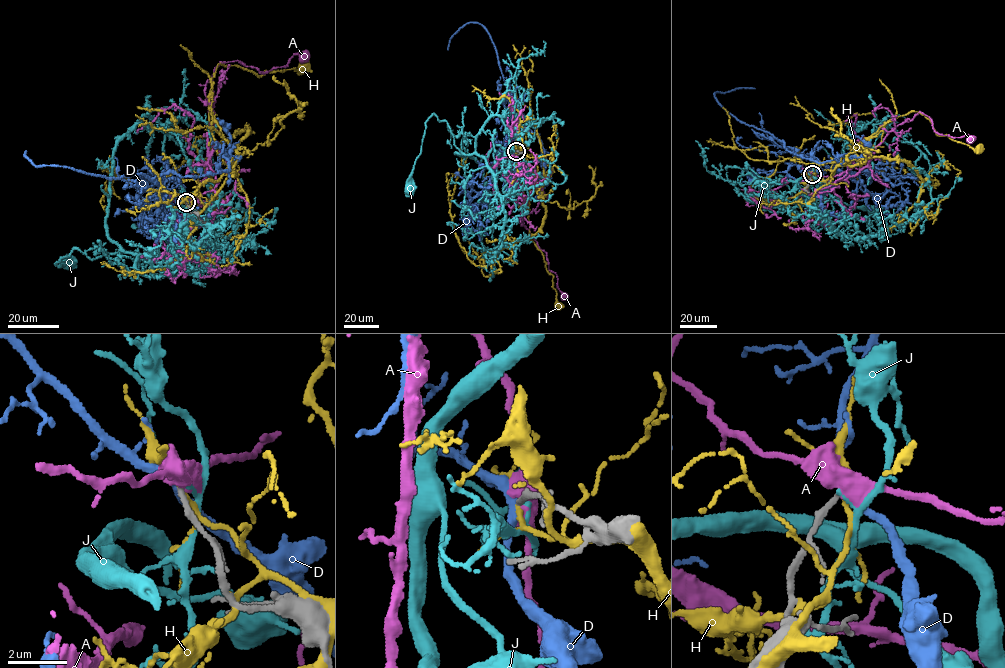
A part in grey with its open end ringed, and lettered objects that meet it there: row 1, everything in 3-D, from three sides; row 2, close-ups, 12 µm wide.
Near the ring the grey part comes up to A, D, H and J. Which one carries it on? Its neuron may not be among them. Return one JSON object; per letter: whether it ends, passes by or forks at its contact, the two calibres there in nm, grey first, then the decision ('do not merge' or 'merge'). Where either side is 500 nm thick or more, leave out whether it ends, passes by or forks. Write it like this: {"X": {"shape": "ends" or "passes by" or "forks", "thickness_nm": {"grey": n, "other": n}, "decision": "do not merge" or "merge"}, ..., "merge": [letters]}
{"A": {"thickness_nm": {"grey": 170, "other": 600}, "decision": "do not merge"}, "D": {"shape": "passes by", "thickness_nm": {"grey": 170, "other": 280}, "decision": "merge"}, "H": {"shape": "passes by", "thickness_nm": {"grey": 170, "other": 150}, "decision": "do not merge"}, "J": {"shape": "passes by", "thickness_nm": {"grey": 170, "other": 110}, "decision": "do not merge"}, "merge": ["D"]}

